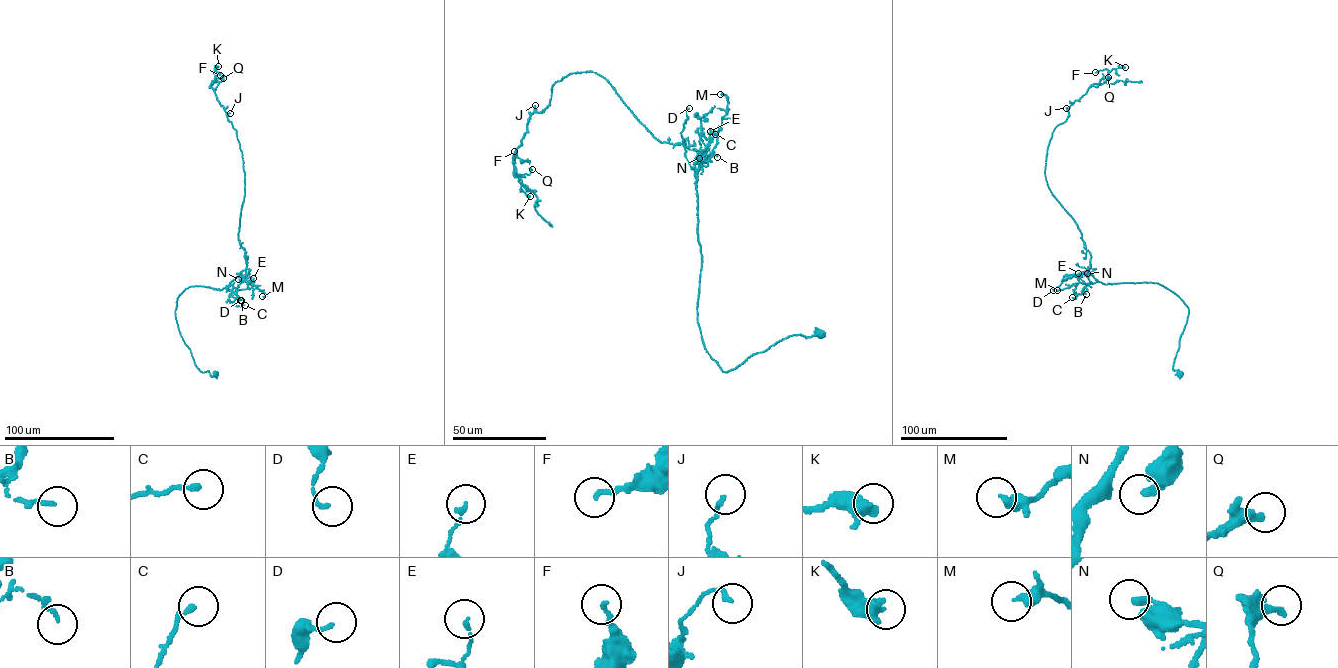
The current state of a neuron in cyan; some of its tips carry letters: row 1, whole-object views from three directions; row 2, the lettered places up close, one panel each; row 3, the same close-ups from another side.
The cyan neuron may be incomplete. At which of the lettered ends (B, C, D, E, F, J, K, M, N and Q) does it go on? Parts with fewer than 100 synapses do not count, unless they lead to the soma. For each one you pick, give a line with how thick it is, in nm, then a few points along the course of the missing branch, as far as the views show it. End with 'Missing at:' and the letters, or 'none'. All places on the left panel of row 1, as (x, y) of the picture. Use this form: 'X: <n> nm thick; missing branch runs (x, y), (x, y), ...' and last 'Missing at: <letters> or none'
Missing at: none

